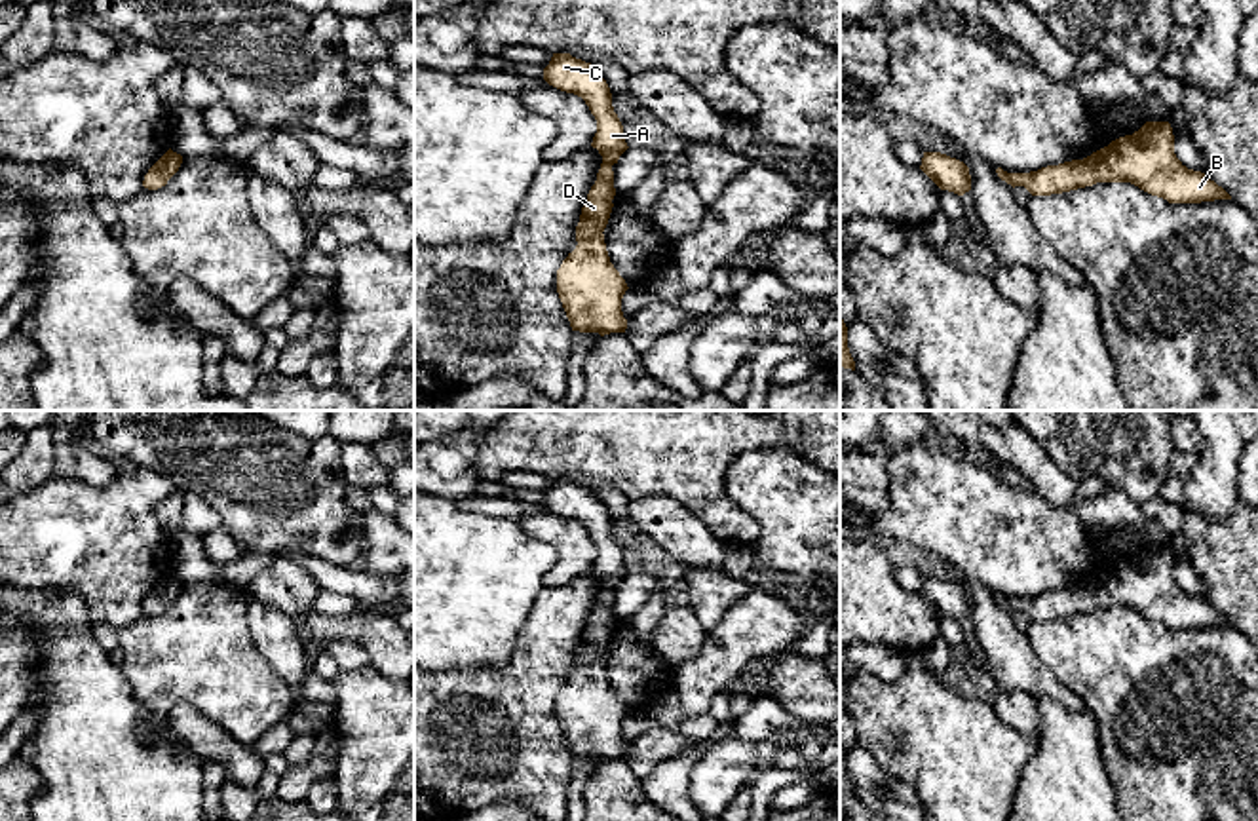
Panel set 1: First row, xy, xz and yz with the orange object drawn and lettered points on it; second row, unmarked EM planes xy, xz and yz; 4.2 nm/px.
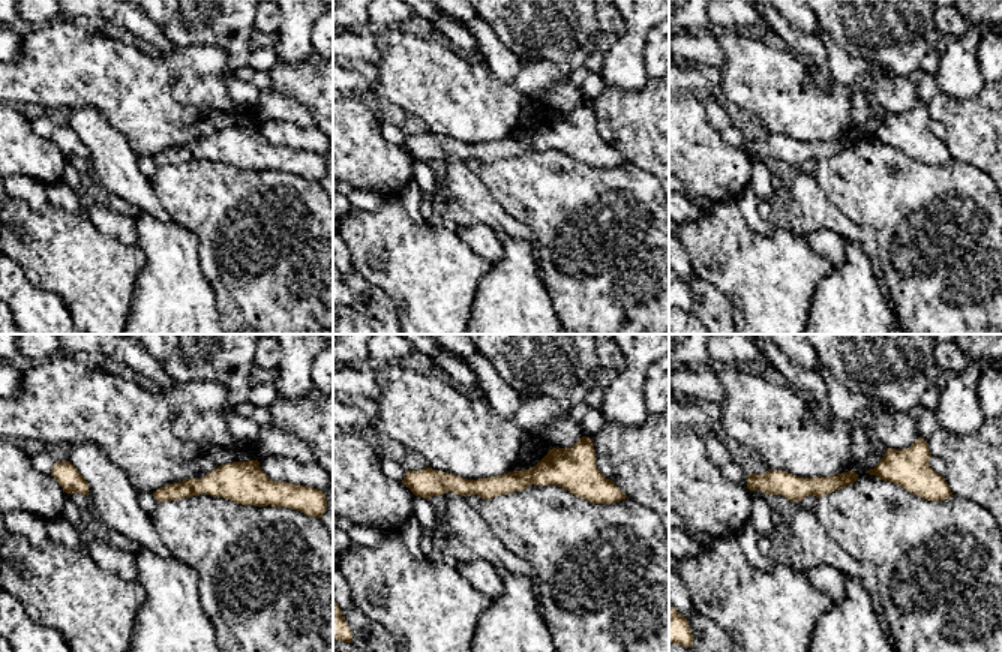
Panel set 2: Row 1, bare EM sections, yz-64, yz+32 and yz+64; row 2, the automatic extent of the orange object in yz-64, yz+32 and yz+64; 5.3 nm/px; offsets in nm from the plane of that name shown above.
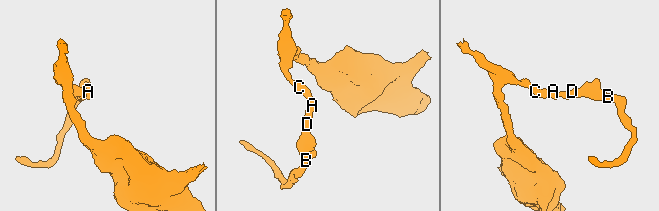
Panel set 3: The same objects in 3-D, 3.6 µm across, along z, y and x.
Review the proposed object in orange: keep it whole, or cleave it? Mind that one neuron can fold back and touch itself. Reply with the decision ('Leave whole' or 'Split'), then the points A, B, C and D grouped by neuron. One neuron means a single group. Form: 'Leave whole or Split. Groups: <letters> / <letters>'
Leave whole. Groups: A B C D

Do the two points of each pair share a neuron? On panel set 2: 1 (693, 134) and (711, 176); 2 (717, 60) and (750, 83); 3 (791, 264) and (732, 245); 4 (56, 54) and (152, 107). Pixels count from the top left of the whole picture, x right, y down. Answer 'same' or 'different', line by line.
1: same
2: different
3: same
4: same

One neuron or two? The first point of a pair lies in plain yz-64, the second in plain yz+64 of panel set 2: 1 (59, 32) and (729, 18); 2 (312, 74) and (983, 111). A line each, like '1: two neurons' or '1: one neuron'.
1: two neurons
2: one neuron

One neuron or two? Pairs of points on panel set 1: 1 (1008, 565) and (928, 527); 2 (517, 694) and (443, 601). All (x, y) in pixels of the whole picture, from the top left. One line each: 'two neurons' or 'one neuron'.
1: one neuron
2: two neurons

